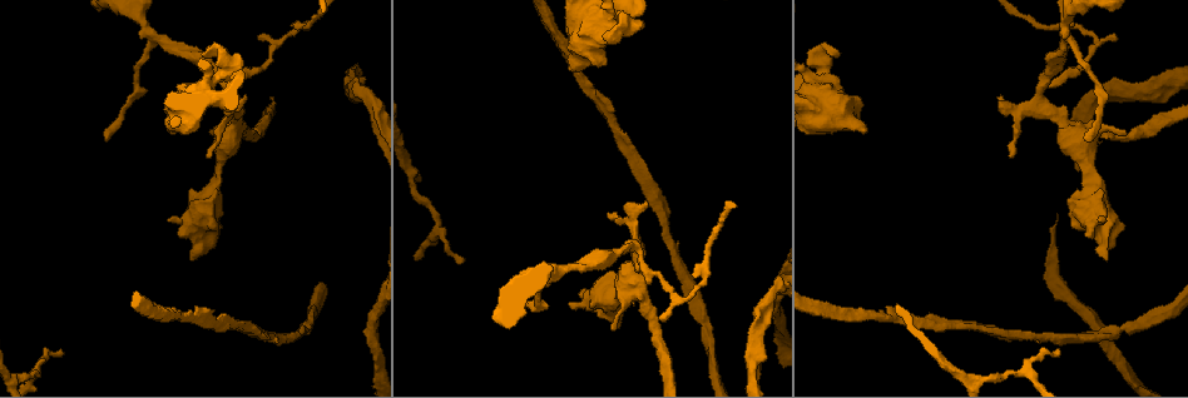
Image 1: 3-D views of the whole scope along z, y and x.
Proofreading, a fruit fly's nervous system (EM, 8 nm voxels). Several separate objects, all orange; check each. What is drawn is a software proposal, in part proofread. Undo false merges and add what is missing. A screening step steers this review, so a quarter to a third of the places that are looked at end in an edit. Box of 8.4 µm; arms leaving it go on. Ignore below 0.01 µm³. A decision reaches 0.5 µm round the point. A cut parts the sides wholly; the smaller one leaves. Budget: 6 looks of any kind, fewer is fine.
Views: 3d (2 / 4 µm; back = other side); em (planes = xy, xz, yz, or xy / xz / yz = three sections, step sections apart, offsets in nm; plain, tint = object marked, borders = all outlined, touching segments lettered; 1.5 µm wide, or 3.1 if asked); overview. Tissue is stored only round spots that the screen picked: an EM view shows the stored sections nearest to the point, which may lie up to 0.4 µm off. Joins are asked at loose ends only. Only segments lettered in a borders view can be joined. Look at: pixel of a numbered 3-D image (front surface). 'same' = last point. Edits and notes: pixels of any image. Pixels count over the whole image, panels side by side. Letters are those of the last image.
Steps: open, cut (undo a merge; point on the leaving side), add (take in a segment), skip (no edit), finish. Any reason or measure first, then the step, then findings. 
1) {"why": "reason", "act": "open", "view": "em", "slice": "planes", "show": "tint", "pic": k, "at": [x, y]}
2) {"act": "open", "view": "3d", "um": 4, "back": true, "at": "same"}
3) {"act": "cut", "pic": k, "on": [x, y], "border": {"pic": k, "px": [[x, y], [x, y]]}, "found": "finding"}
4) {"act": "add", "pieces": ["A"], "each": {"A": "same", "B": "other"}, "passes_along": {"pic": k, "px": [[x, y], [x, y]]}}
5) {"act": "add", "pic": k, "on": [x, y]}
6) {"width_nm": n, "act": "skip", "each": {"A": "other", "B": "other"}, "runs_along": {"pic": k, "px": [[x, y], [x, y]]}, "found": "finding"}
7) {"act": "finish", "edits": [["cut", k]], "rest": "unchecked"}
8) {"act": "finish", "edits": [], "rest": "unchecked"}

{"why": "an open end", "act": "open", "view": "em", "um": 3.1, "slice": "xy", "step": 8, "show": "borders", "pic": 1, "at": [867, 131]}

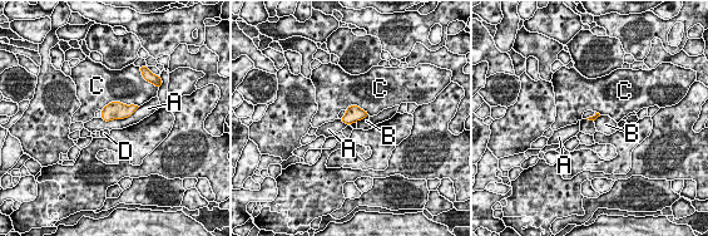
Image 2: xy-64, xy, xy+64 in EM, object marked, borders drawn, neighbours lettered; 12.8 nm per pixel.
{"longest_contact_nm": ["A", 550], "act": "skip", "each": {"A": "other", "B": "other", "C": "other", "D": "other"}, "found": "no lettered segment goes on from it"}

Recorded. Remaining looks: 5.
{"why": "an open end", "act": "open", "view": "3d", "um": 2, "pic": 1, "at": [465, 258]}

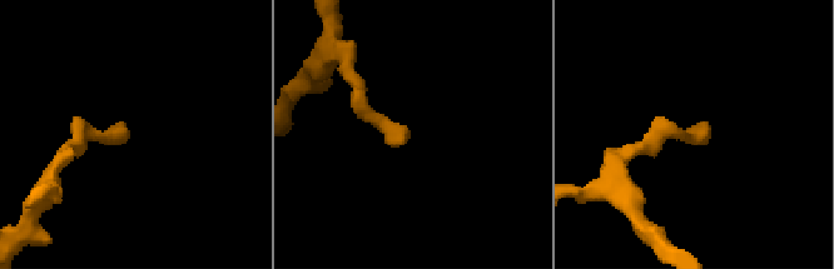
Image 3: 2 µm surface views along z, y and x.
{"why": "shape alone is not enough", "act": "open", "view": "em", "slice": "planes", "show": "tint", "pic": 3, "at": [409, 135]}

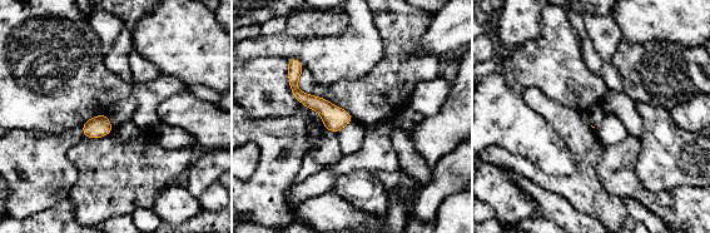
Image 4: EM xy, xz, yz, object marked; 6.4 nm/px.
{"act": "open", "view": "em", "slice": "planes", "show": "borders", "at": "same"}

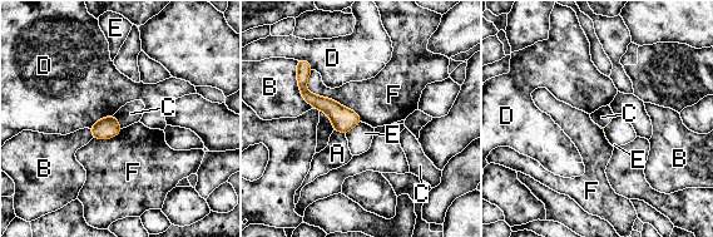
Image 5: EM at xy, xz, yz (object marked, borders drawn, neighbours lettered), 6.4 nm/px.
{"act": "skip", "each": {"A": "other", "B": "other", "C": "other", "D": "other", "E": "other", "F": "other"}, "runs_along": {"pic": 5, "px": [[303, 73], [303, 90], [313, 100], [357, 121]]}, "found": "none of them fits"}

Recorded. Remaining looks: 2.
{"act": "finish", "edits": [], "rest": "unchecked"}

